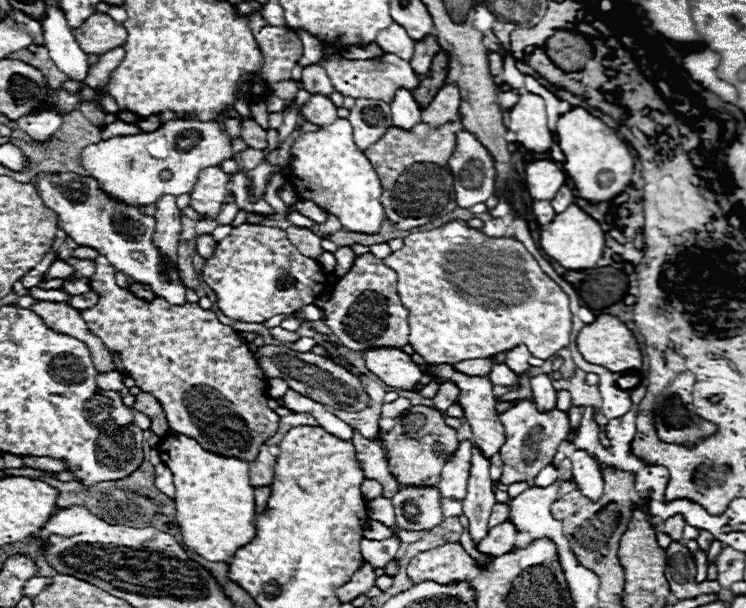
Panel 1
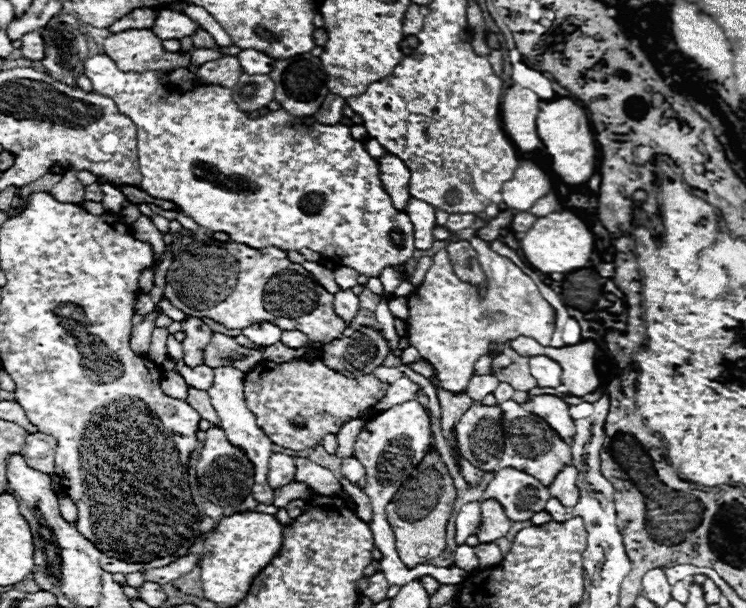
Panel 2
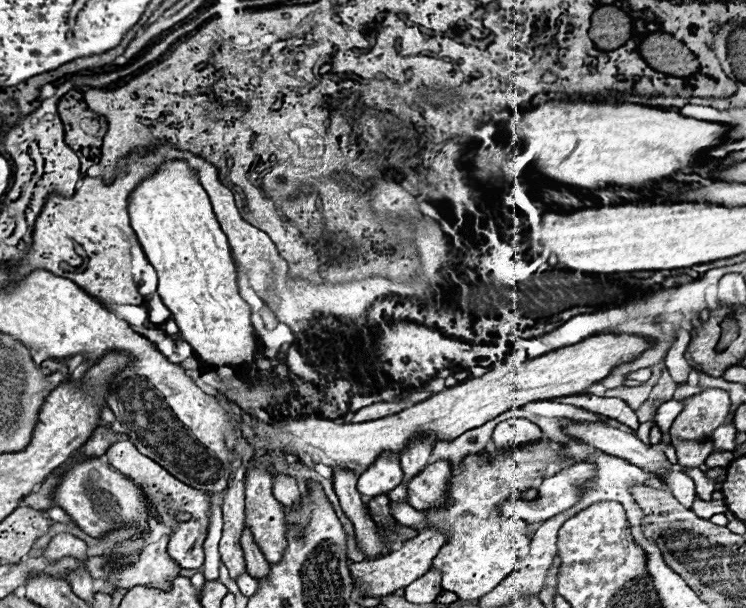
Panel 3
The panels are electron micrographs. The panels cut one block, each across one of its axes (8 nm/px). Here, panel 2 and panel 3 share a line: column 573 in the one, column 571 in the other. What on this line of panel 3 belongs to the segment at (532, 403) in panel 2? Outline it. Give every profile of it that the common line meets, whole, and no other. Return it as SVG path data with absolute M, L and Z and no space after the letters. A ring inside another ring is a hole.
M600 420L598 422L570 422L566 426L566 432L572 438L586 442L606 454L628 460L650 474L660 474L670 464L664 454L654 452L652 446L640 442L638 436Z

